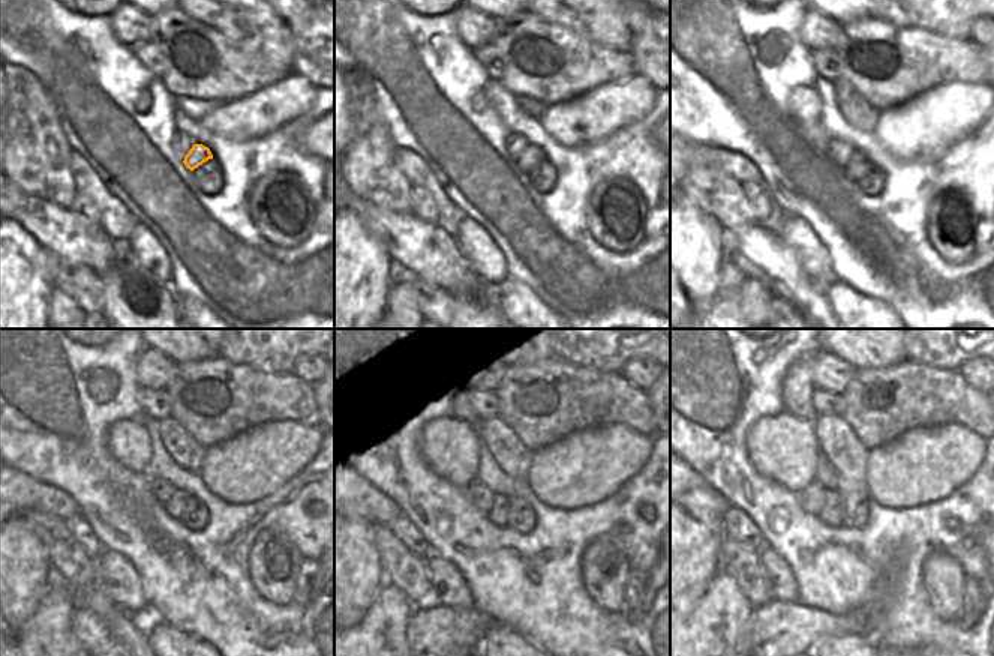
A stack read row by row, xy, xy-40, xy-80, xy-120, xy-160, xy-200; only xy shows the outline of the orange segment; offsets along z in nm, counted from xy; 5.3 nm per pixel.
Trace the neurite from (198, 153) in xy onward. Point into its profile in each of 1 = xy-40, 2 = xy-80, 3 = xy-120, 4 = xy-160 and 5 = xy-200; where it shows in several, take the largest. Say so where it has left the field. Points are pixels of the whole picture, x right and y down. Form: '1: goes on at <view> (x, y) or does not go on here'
1: goes on at xy-40 (532, 155)
2: goes on at xy-80 (853, 167)
3: goes on at xy-120 (176, 506)
4: goes on at xy-160 (499, 505)
5: goes on at xy-200 (831, 514)

